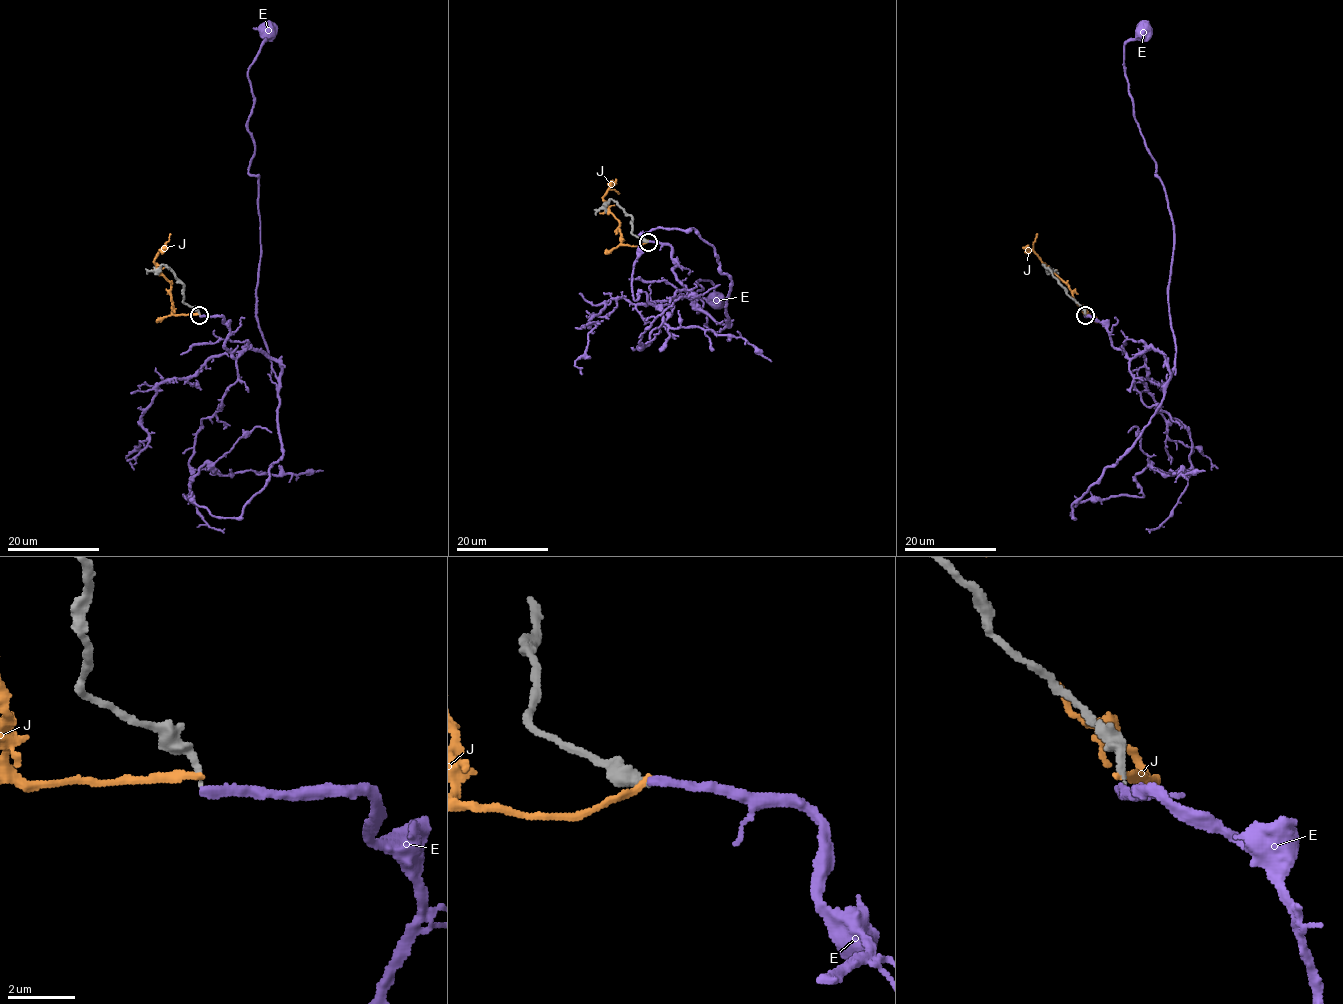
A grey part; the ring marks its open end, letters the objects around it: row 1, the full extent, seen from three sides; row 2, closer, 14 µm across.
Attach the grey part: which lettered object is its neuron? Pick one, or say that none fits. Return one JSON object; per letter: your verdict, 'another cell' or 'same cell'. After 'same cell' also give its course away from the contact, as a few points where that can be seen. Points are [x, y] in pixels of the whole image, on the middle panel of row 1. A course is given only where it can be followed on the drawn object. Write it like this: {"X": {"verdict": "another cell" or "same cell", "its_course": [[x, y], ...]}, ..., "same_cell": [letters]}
{"E": {"verdict": "another cell"}, "J": {"verdict": "another cell"}, "same_cell": []}

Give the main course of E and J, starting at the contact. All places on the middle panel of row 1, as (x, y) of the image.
E: (647, 242), (672, 248), (684, 290), (729, 326), (713, 332), (697, 312), (696, 281), (709, 280), (717, 298)
J: (647, 241), (639, 245), (621, 243), (619, 221), (602, 199), (608, 190), (614, 189), (619, 193)

